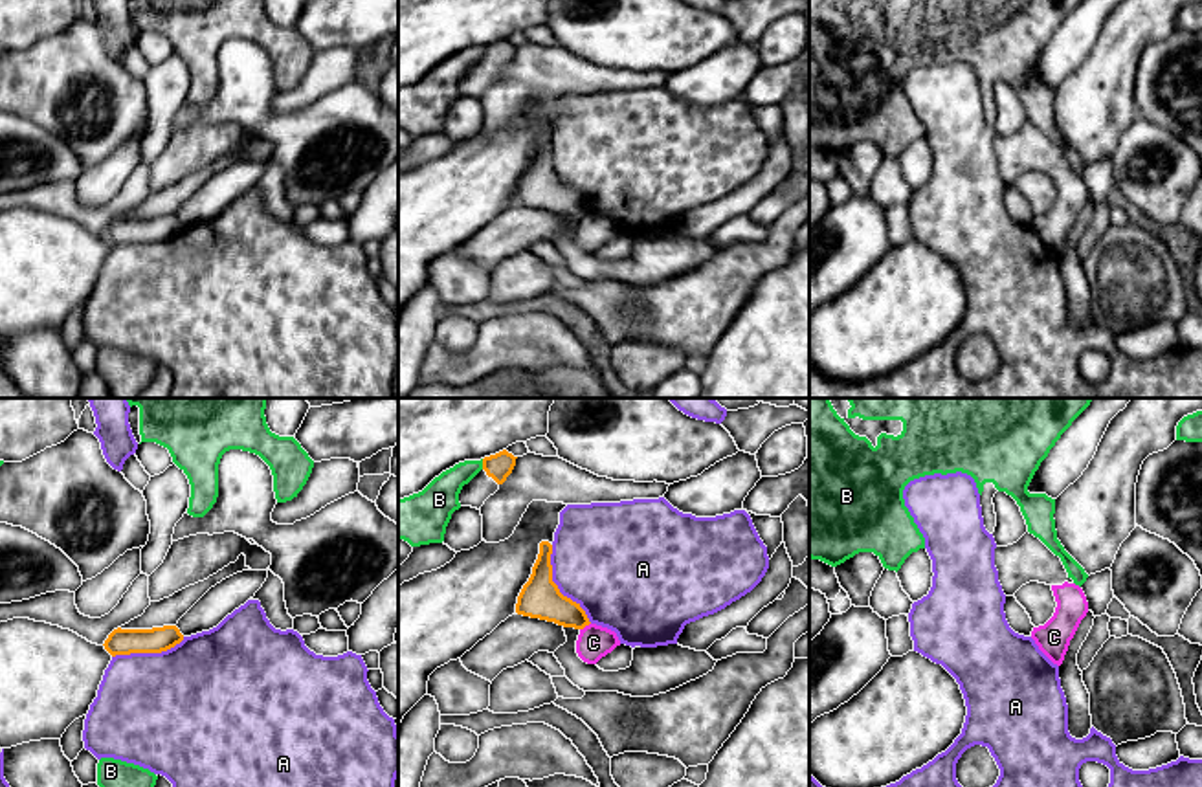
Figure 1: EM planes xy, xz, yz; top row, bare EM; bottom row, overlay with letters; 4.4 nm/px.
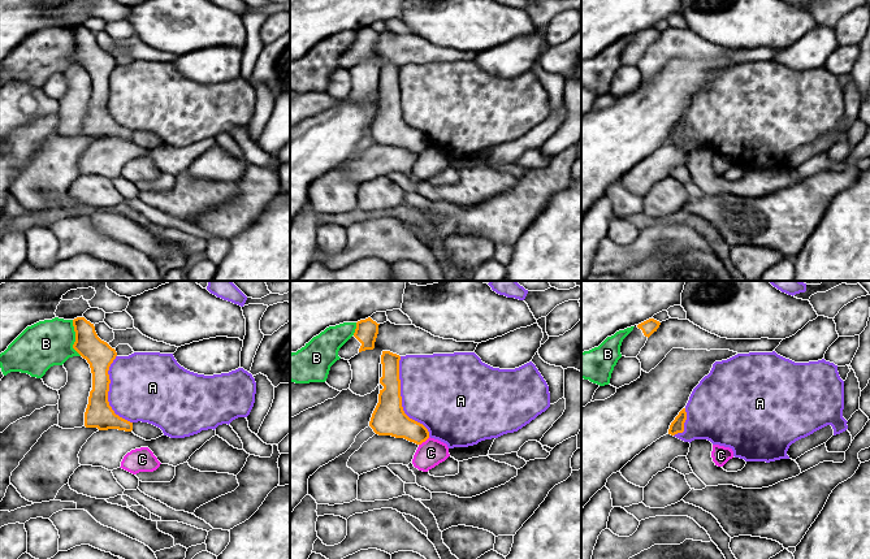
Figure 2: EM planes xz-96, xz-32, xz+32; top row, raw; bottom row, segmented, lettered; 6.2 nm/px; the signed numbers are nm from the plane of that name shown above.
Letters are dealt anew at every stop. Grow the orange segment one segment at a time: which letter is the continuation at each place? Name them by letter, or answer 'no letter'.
no letter

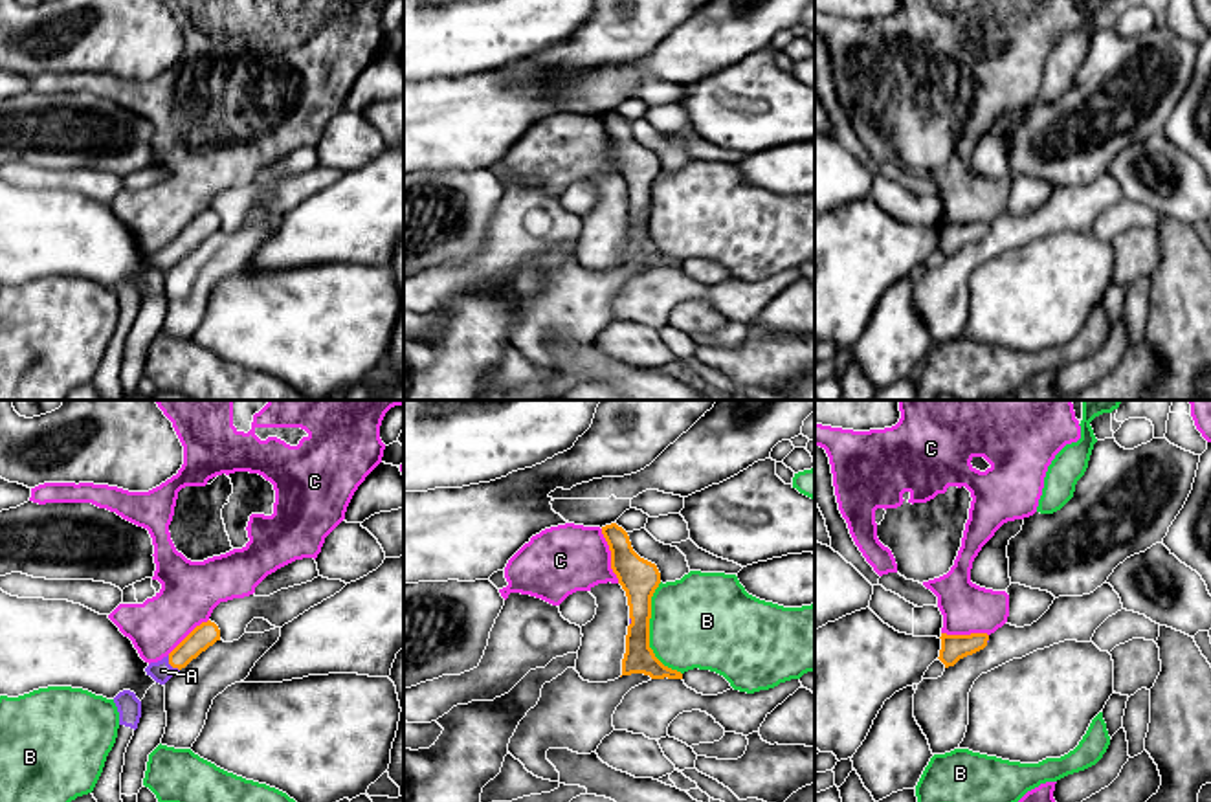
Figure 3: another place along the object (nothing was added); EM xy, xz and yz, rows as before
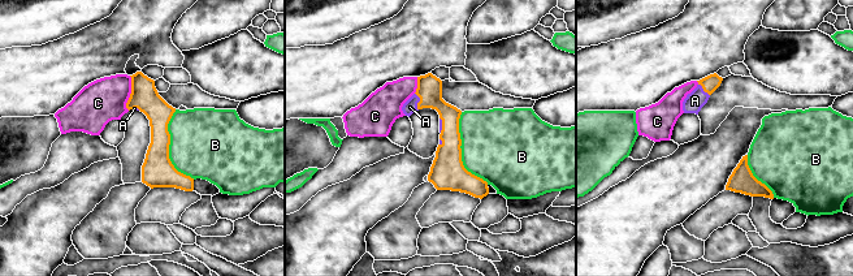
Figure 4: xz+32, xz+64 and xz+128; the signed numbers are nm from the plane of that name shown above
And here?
A

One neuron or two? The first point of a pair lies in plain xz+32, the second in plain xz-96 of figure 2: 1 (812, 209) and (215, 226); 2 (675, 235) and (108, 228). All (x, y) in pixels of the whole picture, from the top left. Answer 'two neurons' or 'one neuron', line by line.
1: one neuron
2: two neurons

